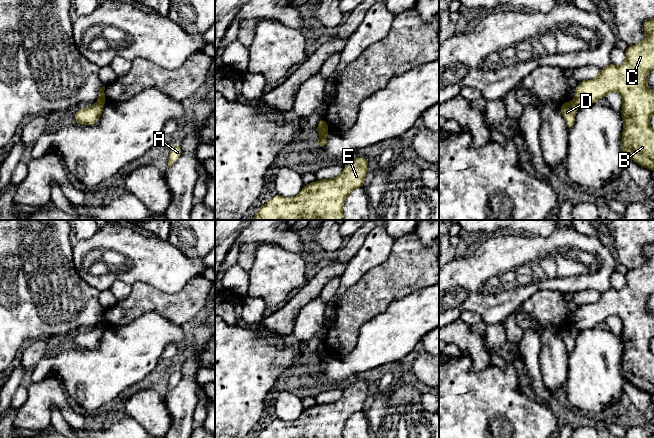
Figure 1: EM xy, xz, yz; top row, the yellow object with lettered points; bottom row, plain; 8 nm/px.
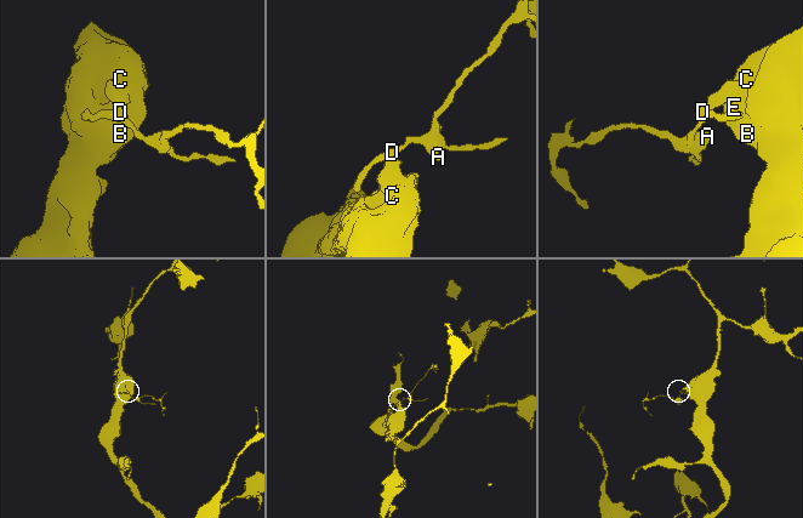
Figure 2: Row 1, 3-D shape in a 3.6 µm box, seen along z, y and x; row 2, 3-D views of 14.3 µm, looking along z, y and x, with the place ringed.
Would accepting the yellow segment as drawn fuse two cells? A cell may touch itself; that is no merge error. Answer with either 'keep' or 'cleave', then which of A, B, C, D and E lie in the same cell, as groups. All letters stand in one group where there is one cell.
cleave | A D / B C E

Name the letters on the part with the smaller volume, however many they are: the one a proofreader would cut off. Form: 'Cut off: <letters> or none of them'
Cut off: A, D

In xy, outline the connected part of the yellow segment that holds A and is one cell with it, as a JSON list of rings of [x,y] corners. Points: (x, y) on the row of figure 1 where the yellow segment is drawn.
[[[175,143],[171,145],[171,151],[169,154],[169,158],[168,158],[168,167],[167,169],[172,166],[181,156],[182,154],[182,150],[180,148],[180,146]]]

